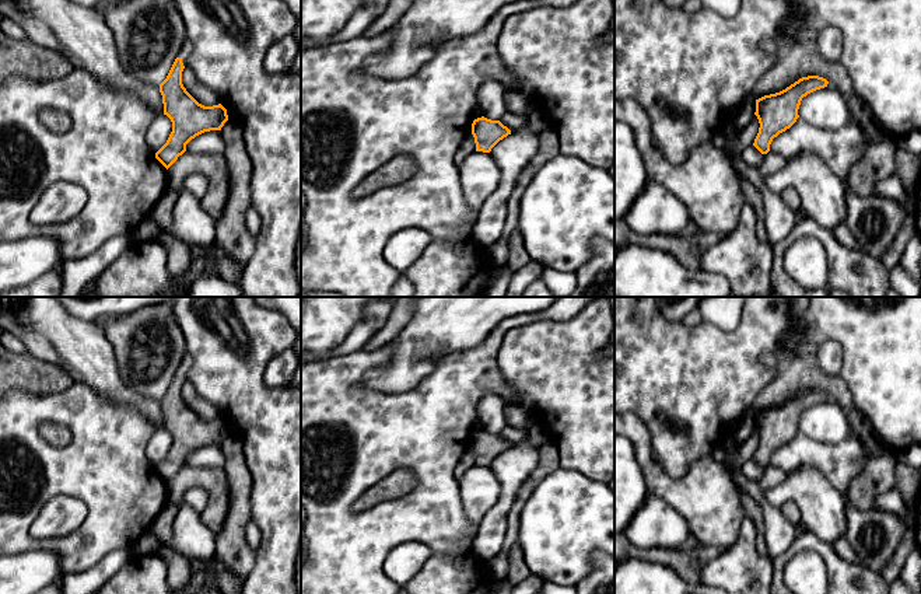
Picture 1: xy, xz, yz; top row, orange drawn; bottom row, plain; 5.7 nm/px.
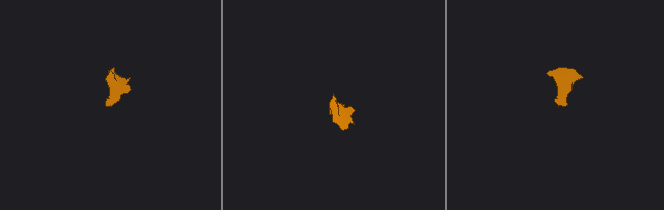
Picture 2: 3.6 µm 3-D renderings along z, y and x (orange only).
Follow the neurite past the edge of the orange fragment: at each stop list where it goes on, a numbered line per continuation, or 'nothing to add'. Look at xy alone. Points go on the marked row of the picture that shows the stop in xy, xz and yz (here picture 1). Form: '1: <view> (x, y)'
1: xy (185, 51)

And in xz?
nothing to add

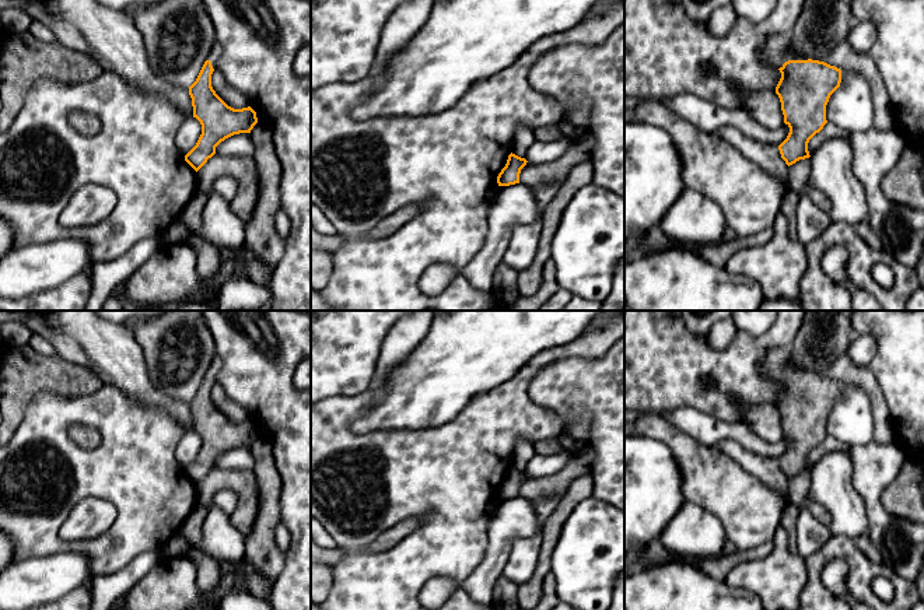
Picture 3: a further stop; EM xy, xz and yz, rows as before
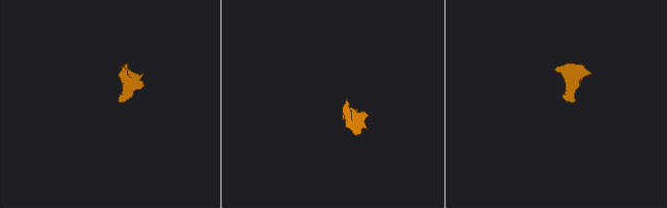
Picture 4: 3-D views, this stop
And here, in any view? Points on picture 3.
1: yz (776, 51)

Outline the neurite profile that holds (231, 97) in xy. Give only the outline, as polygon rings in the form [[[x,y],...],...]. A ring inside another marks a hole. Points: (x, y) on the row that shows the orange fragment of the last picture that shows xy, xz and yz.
[[[214,70],[211,74],[211,87],[216,94],[231,108],[242,109],[249,106],[248,98],[238,90],[232,88],[224,78],[220,70]]]

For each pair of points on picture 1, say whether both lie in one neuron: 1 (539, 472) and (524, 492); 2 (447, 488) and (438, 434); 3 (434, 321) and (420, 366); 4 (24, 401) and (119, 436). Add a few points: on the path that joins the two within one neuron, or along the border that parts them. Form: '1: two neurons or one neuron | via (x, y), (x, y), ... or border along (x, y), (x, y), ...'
1: one neuron | via (536, 477), (526, 488)
2: one neuron | via (438, 475), (438, 447)
3: one neuron | via (433, 332), (416, 349), (416, 355)
4: one neuron | via (48, 408), (79, 408), (95, 423)

